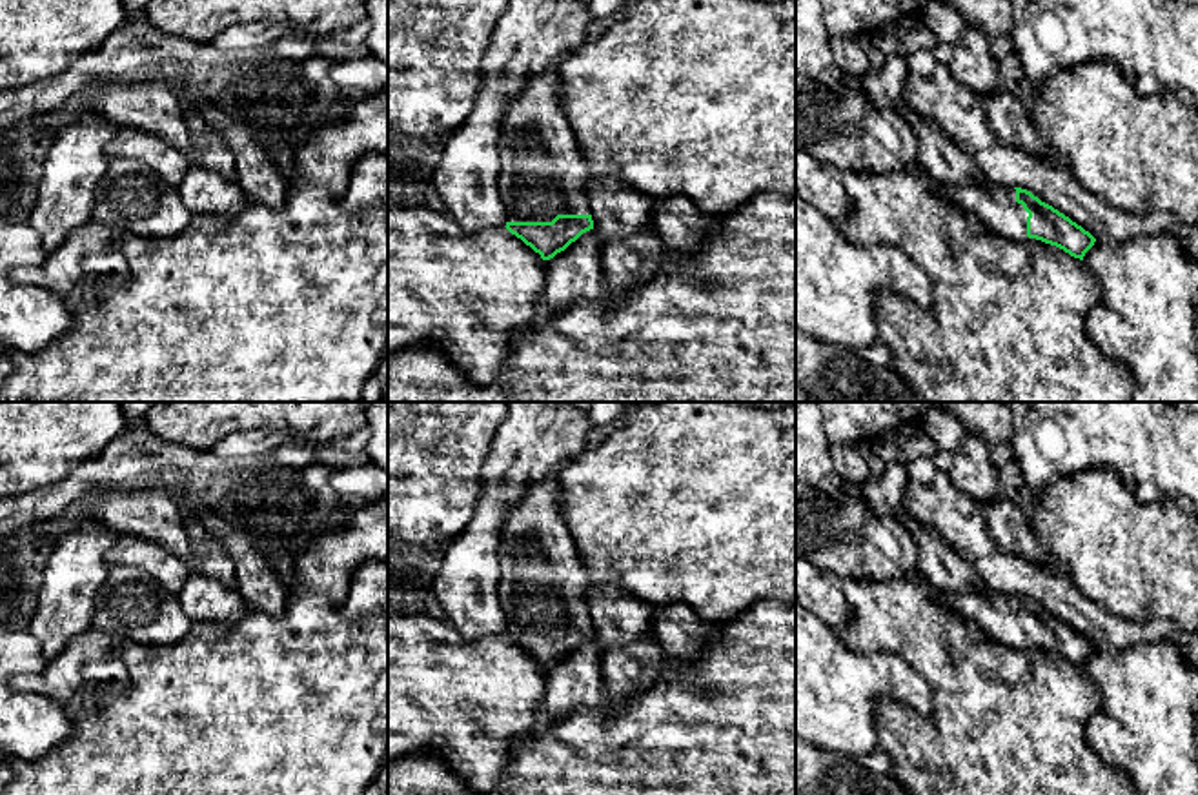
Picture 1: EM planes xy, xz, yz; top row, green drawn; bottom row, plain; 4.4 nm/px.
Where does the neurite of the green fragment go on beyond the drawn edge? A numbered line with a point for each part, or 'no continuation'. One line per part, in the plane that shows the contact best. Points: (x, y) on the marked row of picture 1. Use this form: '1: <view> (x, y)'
1: xz (543, 173)

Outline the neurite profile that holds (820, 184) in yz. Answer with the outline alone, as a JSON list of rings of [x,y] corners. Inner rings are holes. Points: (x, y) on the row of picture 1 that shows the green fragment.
[[[797,147],[796,193],[836,224],[848,216],[850,202],[841,182],[841,169],[816,160]]]

